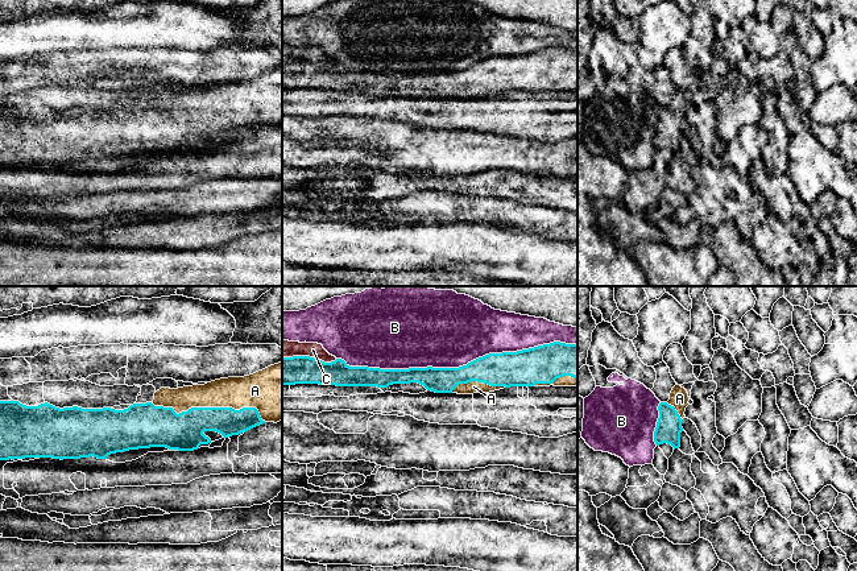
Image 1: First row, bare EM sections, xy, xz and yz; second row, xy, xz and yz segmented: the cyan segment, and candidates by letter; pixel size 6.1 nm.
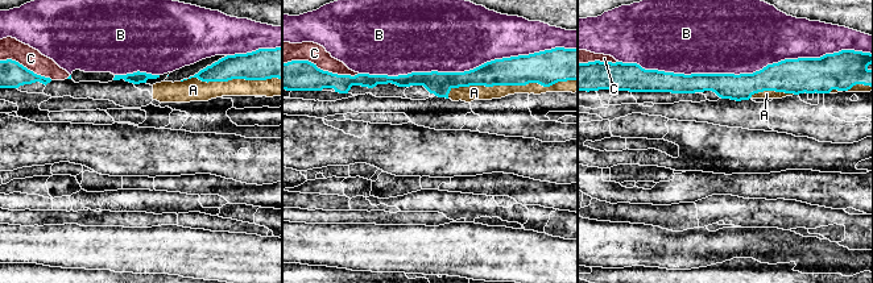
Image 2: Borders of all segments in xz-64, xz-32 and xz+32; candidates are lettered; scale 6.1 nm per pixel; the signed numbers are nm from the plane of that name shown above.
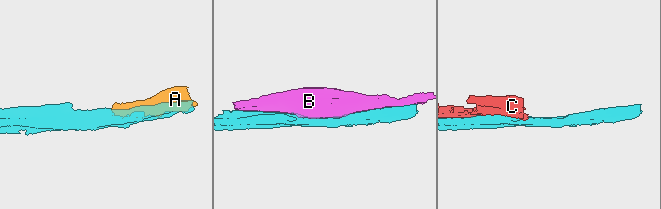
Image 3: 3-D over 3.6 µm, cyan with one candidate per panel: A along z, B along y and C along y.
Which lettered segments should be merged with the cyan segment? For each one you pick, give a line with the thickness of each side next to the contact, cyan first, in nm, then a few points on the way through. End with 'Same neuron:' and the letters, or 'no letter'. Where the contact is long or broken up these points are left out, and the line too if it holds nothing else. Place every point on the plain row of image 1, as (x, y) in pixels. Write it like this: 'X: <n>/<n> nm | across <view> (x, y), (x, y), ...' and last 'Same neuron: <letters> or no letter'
A: 240/190 nm
Same neuron: A

